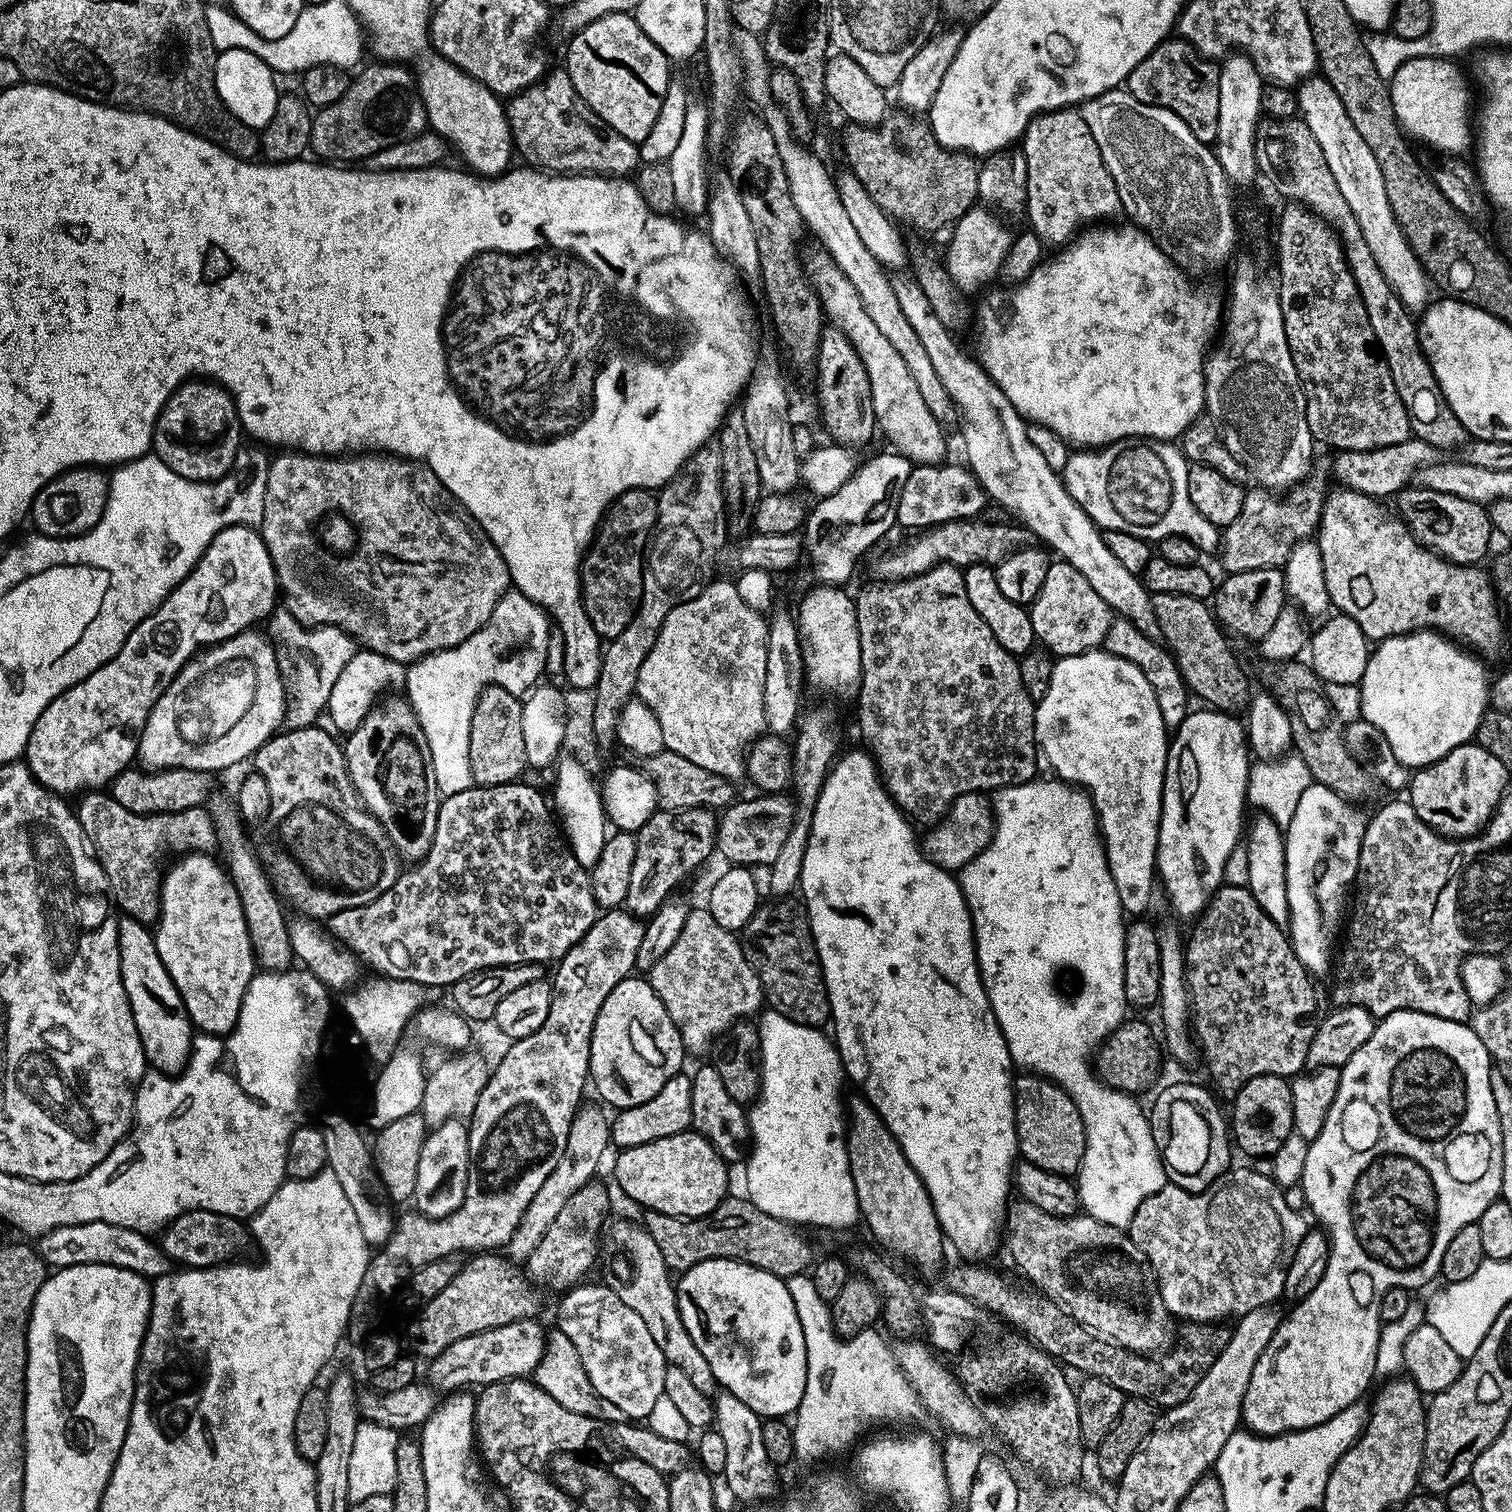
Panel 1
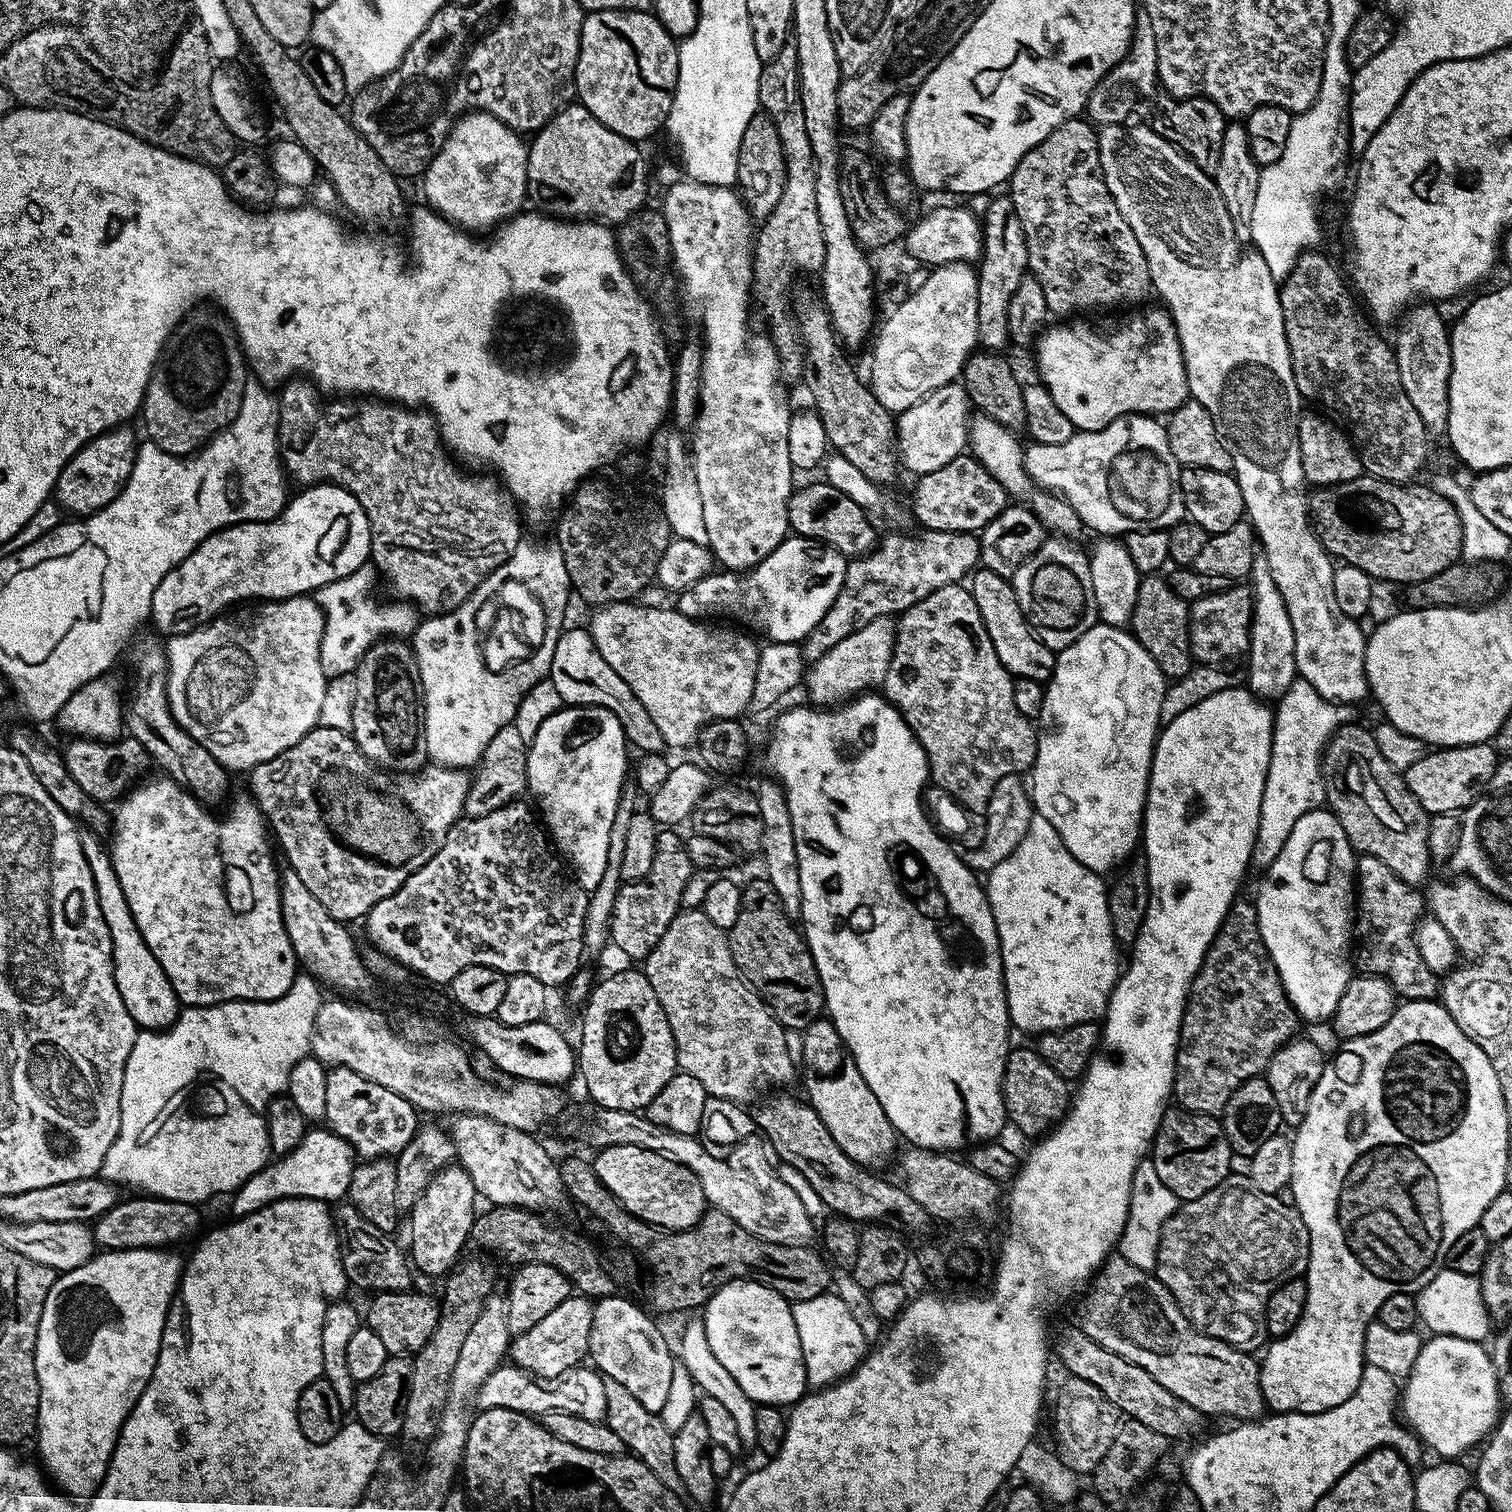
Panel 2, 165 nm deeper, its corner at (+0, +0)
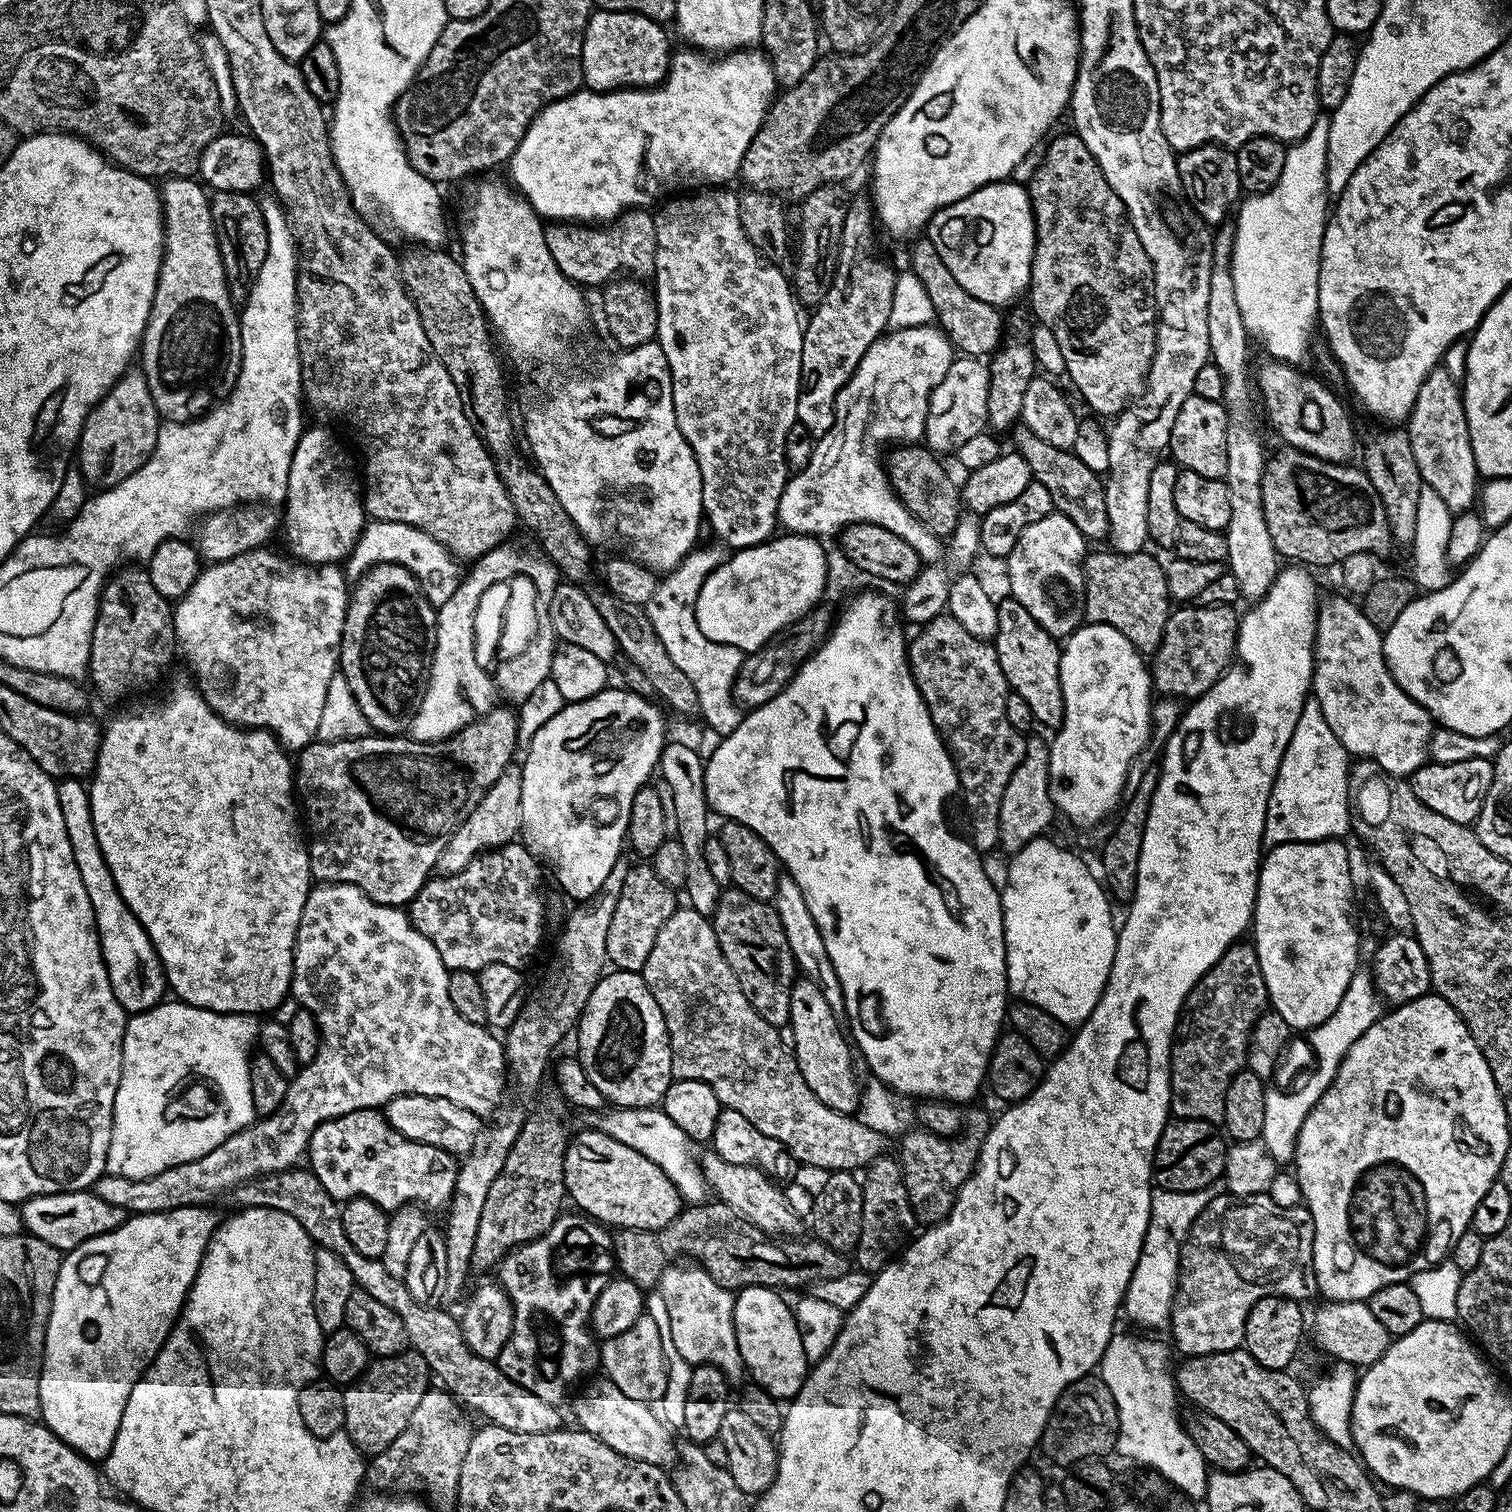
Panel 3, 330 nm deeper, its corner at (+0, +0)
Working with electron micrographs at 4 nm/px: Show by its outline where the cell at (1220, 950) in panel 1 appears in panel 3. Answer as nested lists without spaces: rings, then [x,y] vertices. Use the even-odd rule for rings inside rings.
[[[1237,942],[1232,944],[1206,970],[1206,974],[1190,990],[1180,1018],[1176,1022],[1176,1034],[1172,1037],[1172,1057],[1170,1058],[1170,1112],[1181,1120],[1201,1120],[1220,1126],[1224,1123],[1226,1111],[1226,1094],[1231,1080],[1248,1063],[1248,1046],[1252,1042],[1252,1027],[1256,1019],[1269,1007],[1266,982],[1262,978],[1262,966],[1258,962],[1258,954],[1251,943]]]

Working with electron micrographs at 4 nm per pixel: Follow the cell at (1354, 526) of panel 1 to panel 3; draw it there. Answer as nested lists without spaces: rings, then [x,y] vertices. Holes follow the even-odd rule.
[[[1267,362],[1260,368],[1260,392],[1268,410],[1268,420],[1280,431],[1283,443],[1331,464],[1351,461],[1356,448],[1356,428],[1344,404],[1319,380],[1299,367],[1283,362]]]

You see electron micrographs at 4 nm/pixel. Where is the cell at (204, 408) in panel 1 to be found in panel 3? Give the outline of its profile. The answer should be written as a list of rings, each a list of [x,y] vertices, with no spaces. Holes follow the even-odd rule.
[[[186,176],[167,177],[159,185],[160,202],[162,205],[162,219],[164,221],[164,257],[160,263],[158,274],[158,286],[154,290],[154,303],[152,313],[148,316],[148,325],[144,328],[144,338],[140,341],[138,349],[138,364],[146,378],[146,386],[150,388],[150,398],[154,398],[154,406],[158,414],[165,421],[173,424],[182,424],[185,420],[198,420],[205,412],[216,407],[220,401],[225,400],[232,393],[233,386],[242,366],[242,334],[240,333],[240,317],[237,305],[234,303],[231,292],[228,291],[228,283],[224,277],[222,266],[222,254],[218,250],[216,231],[214,230],[214,218],[212,217],[212,201],[205,185],[199,179]]]

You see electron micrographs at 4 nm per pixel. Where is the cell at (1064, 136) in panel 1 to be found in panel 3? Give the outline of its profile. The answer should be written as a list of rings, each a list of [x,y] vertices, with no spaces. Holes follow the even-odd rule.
[[[1075,134],[1069,136],[1058,136],[1044,152],[1044,157],[1032,169],[1032,175],[1027,177],[1026,189],[1029,200],[1032,203],[1033,218],[1036,222],[1036,248],[1033,250],[1032,276],[1030,295],[1032,294],[1031,315],[1036,315],[1041,325],[1049,328],[1058,342],[1059,349],[1065,359],[1065,370],[1067,379],[1072,379],[1074,387],[1080,391],[1080,396],[1100,416],[1115,418],[1135,401],[1136,397],[1144,391],[1148,378],[1148,371],[1154,358],[1156,349],[1156,326],[1158,317],[1156,314],[1156,295],[1154,294],[1154,270],[1146,250],[1142,250],[1142,242],[1138,242],[1138,234],[1134,226],[1128,220],[1128,213],[1124,211],[1122,198],[1110,190],[1110,182],[1106,182],[1106,174],[1094,162],[1094,154],[1086,150],[1086,142]]]

